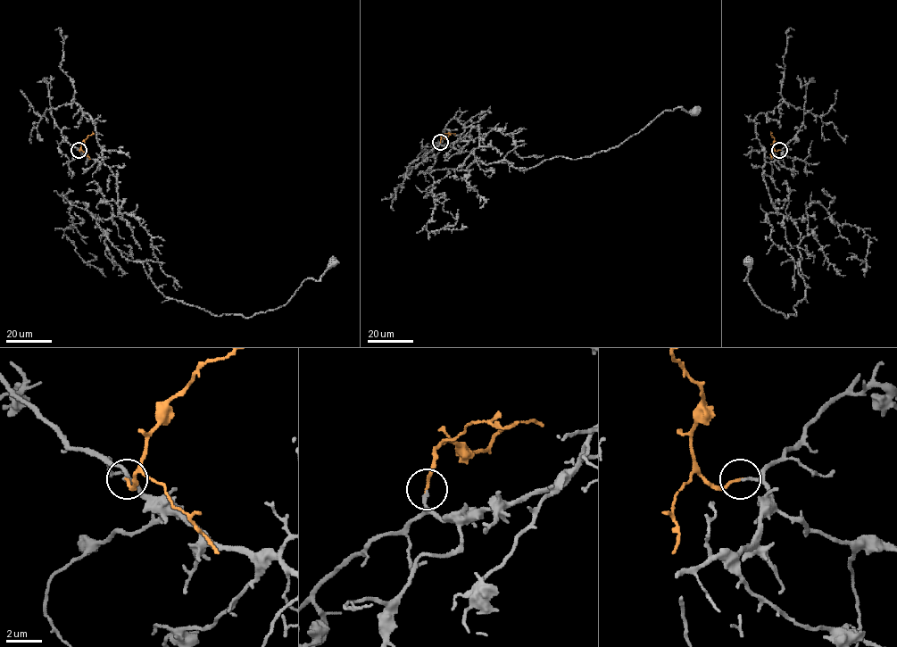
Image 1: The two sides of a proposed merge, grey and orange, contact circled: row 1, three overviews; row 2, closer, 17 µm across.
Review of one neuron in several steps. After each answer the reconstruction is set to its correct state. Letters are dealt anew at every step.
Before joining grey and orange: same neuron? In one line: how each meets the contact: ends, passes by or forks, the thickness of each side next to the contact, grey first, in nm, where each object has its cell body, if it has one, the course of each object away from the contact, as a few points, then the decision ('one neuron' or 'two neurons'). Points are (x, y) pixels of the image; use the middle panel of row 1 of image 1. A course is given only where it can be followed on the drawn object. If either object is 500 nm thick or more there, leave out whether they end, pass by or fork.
grey ends; orange ends; calibres 160 and 160 nm; soma grey (694, 111); soma orange none; course grey (440, 142), (477, 126), (479, 145), (458, 170), (476, 161), (528, 168), (619, 145), (663, 111), (693, 111); course orange (440, 142), (443, 136), (447, 137), (453, 133); one neuron

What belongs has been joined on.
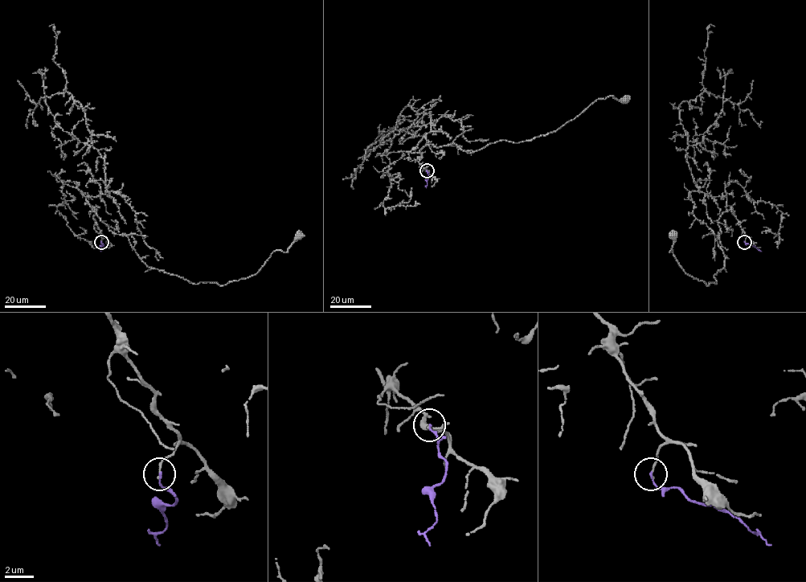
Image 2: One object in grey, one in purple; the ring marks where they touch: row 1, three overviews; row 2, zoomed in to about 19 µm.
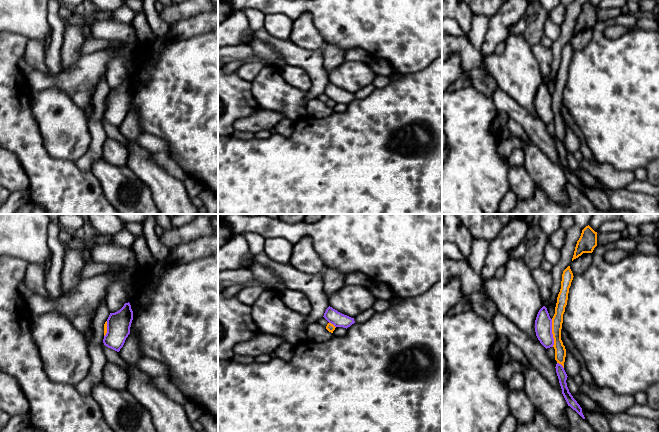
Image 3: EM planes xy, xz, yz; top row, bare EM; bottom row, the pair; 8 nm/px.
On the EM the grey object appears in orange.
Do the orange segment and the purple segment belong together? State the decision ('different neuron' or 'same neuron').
different neuron

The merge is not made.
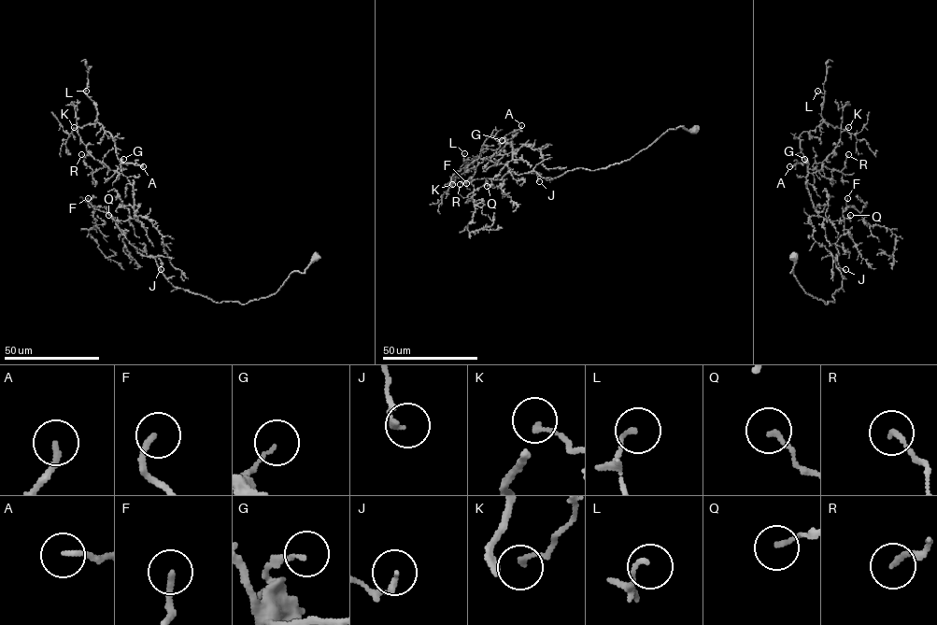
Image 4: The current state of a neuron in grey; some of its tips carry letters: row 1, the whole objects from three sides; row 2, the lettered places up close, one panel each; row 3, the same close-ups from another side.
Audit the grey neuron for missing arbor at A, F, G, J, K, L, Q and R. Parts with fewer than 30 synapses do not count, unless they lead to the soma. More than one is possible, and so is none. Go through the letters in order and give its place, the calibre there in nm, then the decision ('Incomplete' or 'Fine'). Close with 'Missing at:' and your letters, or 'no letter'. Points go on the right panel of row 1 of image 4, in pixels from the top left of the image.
A: Place: (789, 166). Thickness 180 nm. Incomplete
F: Place: (847, 198). Thickness 190 nm. Incomplete
G: Place: (804, 159). Thickness 110 nm. Fine
J: Place: (845, 269). Thickness 170 nm. Fine
K: Place: (848, 127). Thickness 140 nm. Fine
L: Place: (817, 91). Thickness 130 nm. Fine
Q: Place: (850, 215). Thickness 140 nm. Fine
R: Place: (848, 154). Thickness 150 nm. Fine
Missing at: A, F

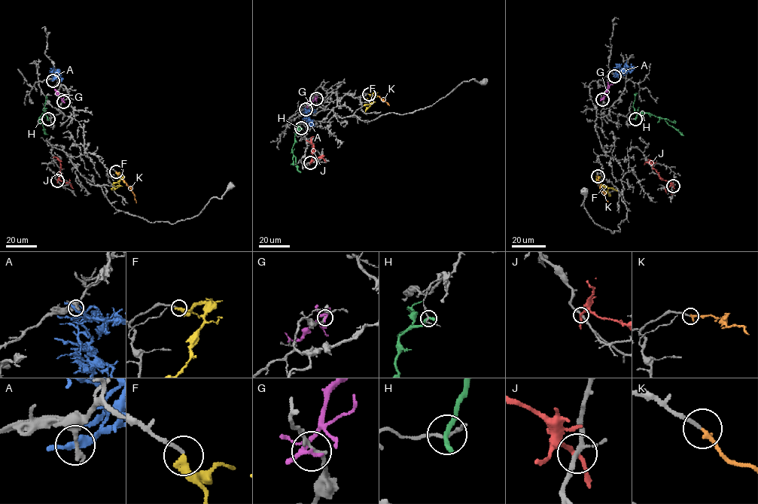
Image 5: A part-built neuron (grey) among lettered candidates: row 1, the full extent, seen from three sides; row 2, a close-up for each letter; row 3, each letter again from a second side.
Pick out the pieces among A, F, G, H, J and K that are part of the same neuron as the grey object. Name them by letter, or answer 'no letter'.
K

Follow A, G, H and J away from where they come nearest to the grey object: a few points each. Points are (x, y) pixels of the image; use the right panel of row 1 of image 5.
A: (614, 76), (616, 70), (622, 71), (625, 66), (634, 68)
G: (602, 99), (607, 92), (607, 82)
H: (635, 119), (639, 113), (650, 113), (663, 118), (683, 135)
J: (673, 186), (663, 180), (652, 165), (647, 162), (644, 165)

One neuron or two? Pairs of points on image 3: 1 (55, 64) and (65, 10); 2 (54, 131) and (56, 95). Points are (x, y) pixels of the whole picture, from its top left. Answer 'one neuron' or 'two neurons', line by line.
1: two neurons
2: one neuron

